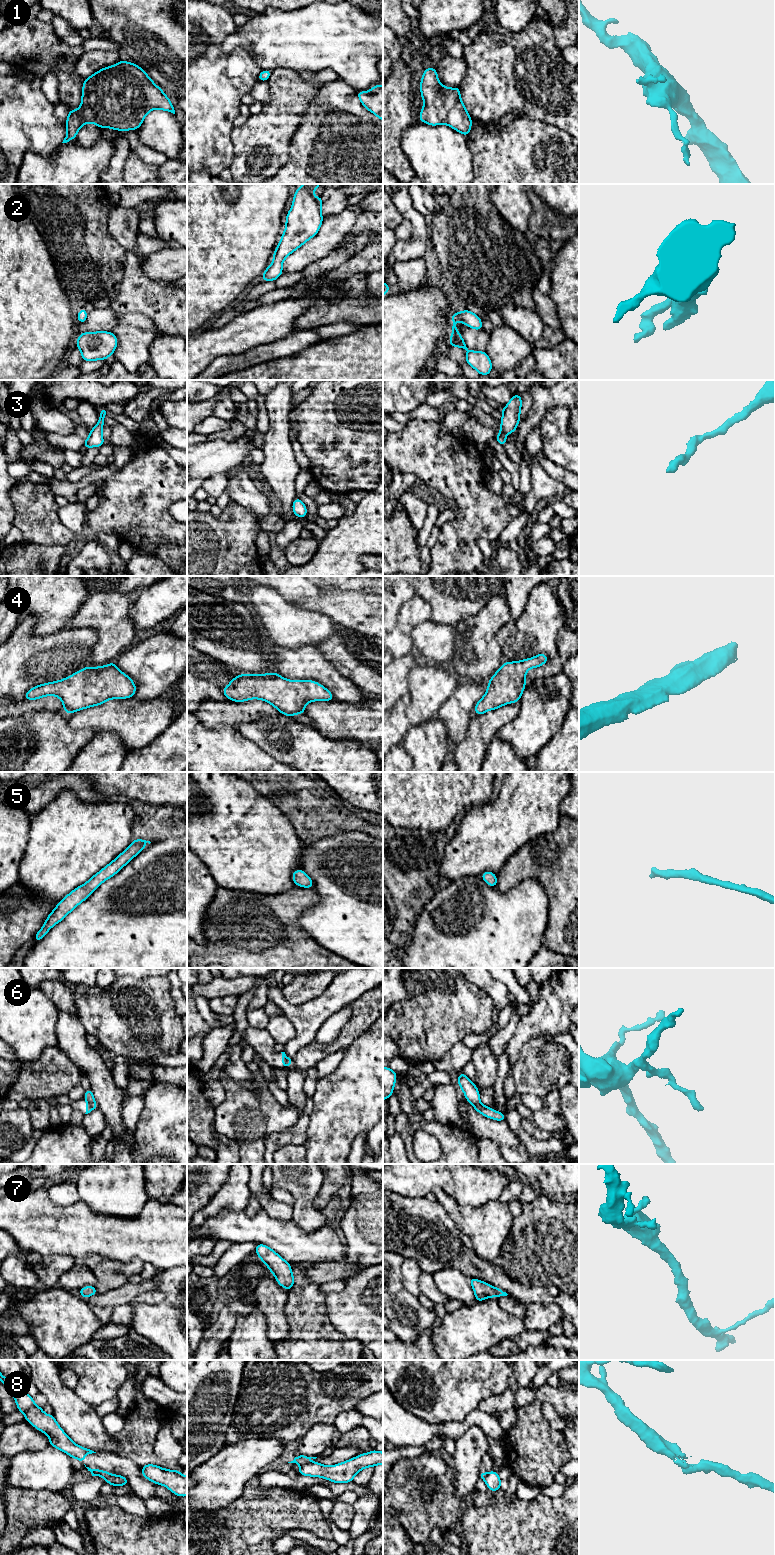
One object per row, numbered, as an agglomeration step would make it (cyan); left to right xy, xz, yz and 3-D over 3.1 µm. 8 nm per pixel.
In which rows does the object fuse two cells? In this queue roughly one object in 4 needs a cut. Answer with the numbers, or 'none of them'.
6, 8

